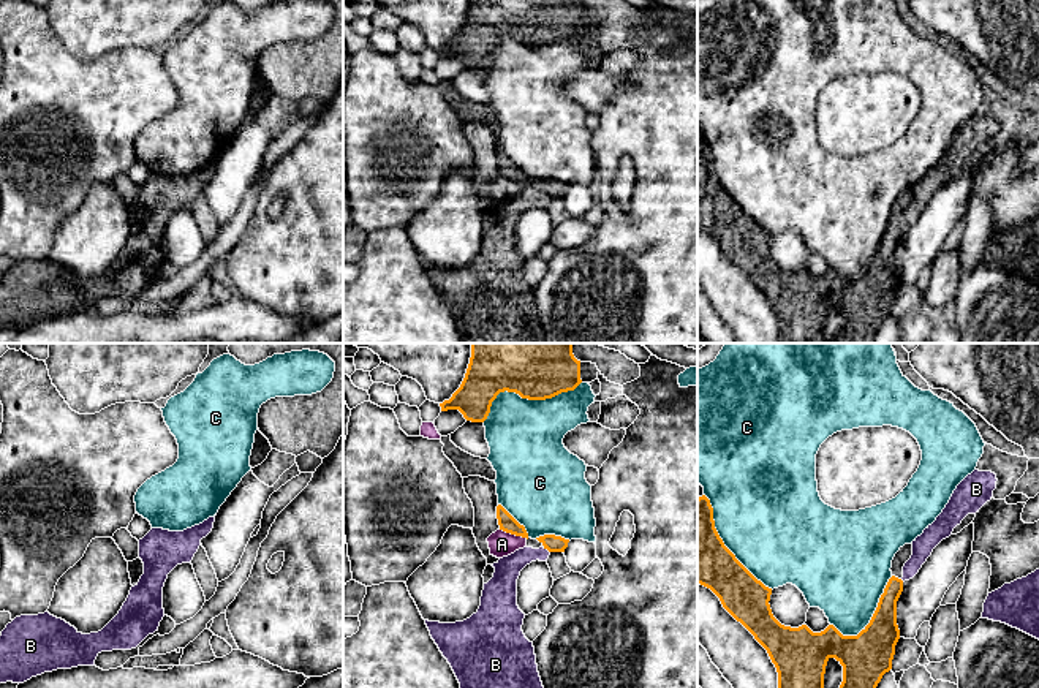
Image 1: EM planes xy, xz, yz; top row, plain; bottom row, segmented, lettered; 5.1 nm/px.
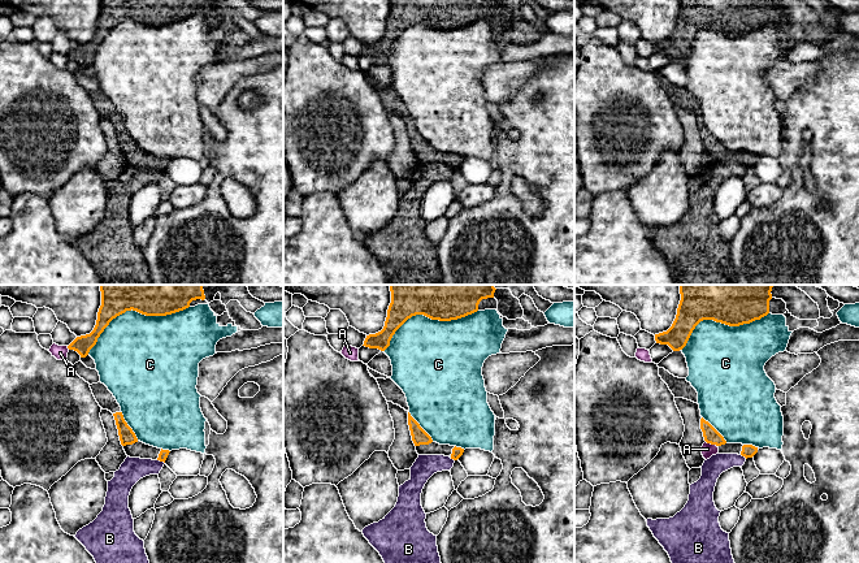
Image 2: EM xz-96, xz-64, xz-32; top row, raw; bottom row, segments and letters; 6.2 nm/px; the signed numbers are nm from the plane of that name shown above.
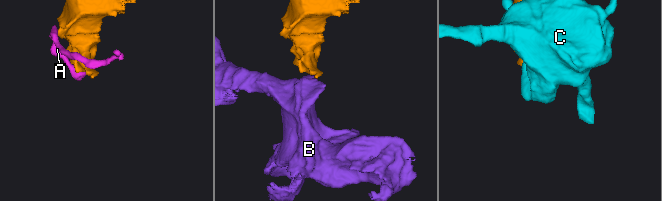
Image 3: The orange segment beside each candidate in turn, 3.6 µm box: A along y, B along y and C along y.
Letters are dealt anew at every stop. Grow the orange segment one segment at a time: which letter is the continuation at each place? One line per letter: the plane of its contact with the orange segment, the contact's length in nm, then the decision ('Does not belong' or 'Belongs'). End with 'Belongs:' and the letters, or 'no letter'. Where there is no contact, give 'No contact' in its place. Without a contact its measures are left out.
A: Touches orange in xz. Shared border 160 nm. Does not belong
B: Touches orange in xz. Shared border 50 nm. Does not belong
C: Touches orange in xz. Shared border 550 nm. Does not belong
Belongs: no letter

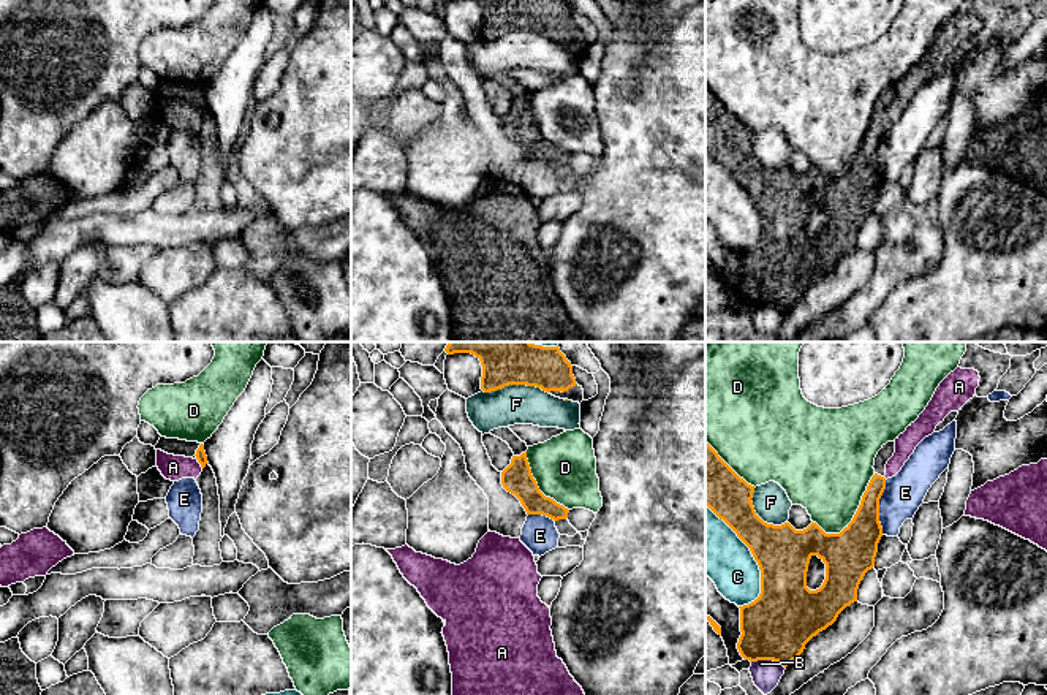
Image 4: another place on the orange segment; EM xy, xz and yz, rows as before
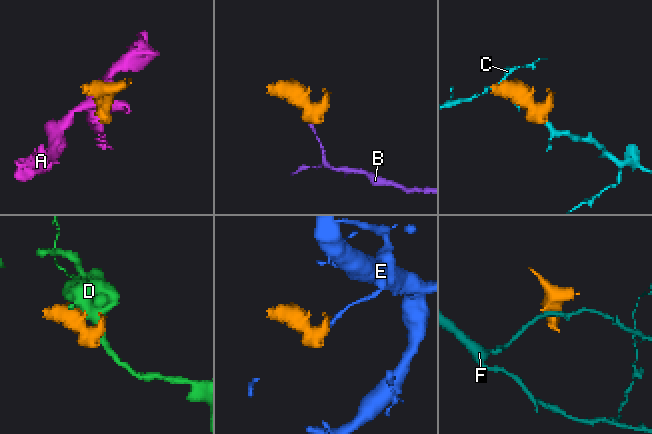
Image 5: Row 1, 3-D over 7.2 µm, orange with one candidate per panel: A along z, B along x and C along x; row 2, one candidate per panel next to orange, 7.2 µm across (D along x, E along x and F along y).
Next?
A: Touches orange in xy. Shared border 70 nm. Does not belong
B: Touches orange in yz. Shared border 180 nm. Does not belong
C: Touches orange in yz. Shared border 550 nm. Does not belong
D: Touches orange in yz. Shared border 400 nm. Does not belong
E: Touches orange in yz. Shared border 280 nm. Does not belong
F: Touches orange in xz. Shared border 340 nm. Does not belong
Belongs: no letter

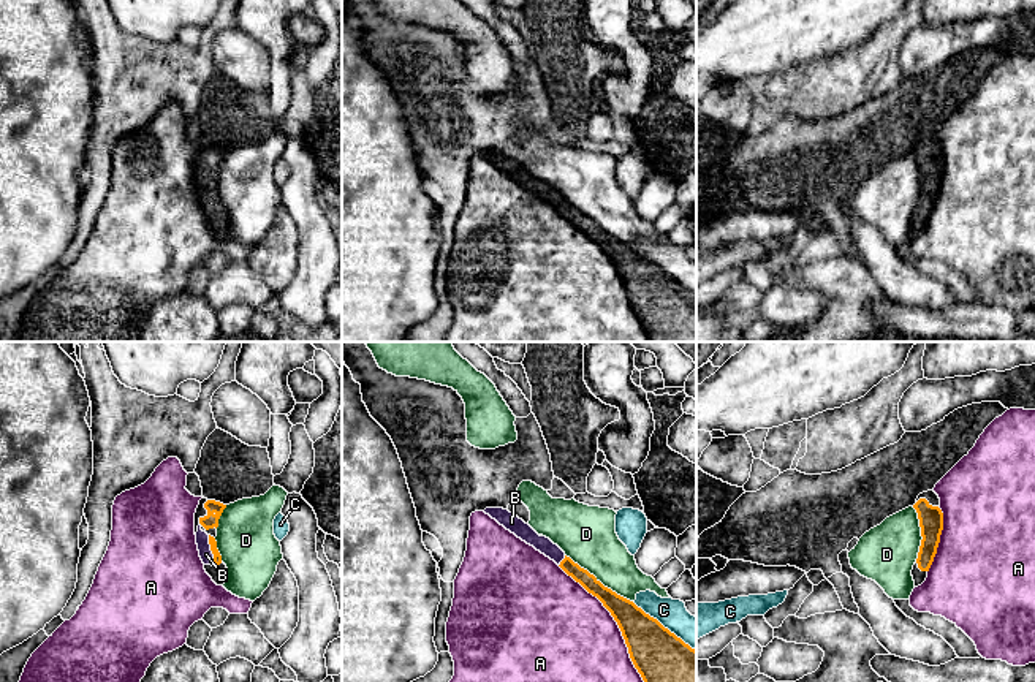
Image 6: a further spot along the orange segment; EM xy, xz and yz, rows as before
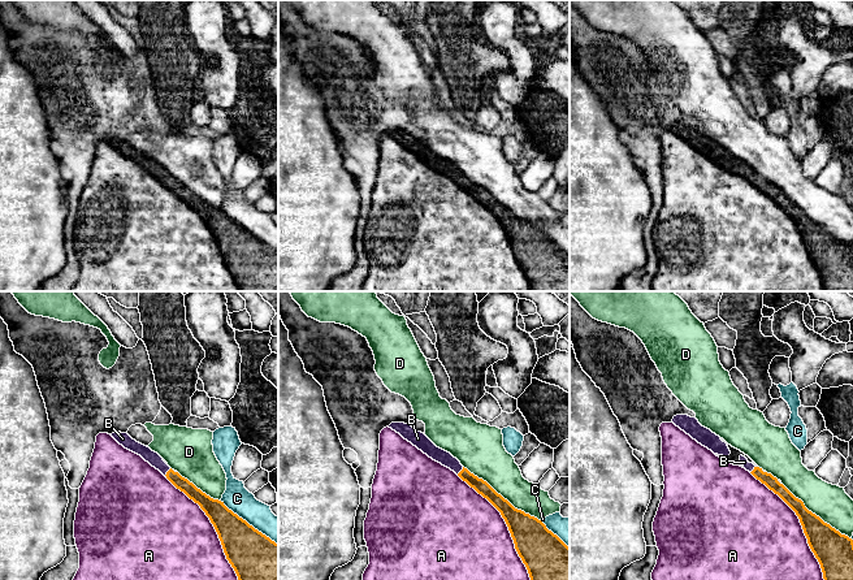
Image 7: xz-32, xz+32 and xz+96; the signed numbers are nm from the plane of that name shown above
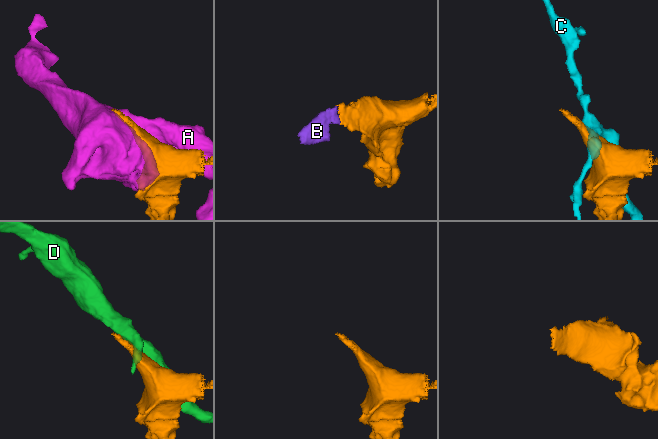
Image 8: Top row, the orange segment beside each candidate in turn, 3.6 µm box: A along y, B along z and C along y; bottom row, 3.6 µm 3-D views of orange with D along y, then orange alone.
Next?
A: Touches orange in xz. Shared border 800 nm. Does not belong
B: Touches orange in xy. Shared border 150 nm. Belongs
C: Touches orange in xz. Shared border 400 nm. Does not belong
D: Touches orange in xz. Shared border 440 nm. Does not belong
Belongs: B

